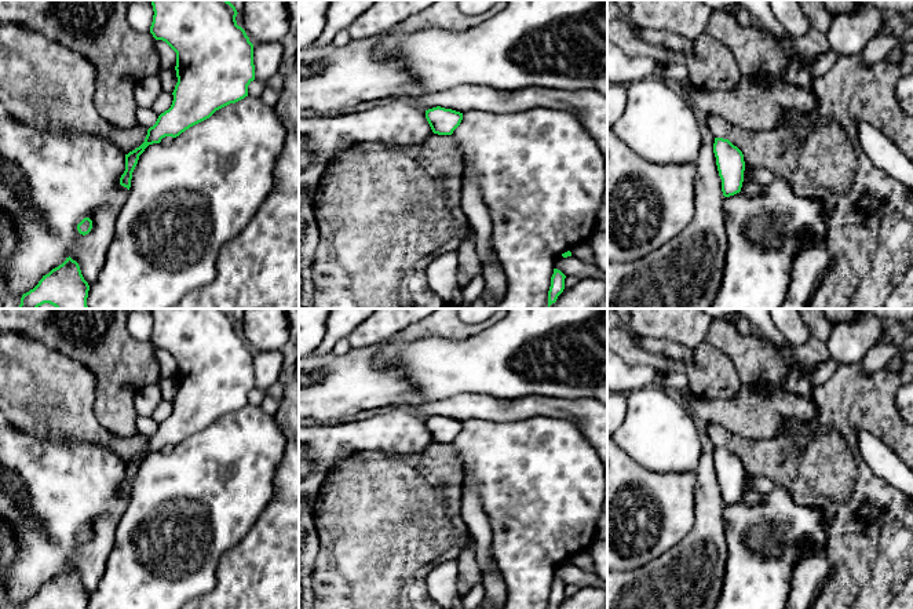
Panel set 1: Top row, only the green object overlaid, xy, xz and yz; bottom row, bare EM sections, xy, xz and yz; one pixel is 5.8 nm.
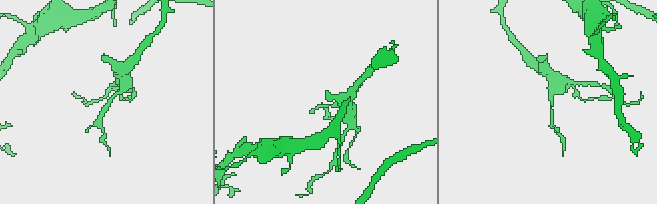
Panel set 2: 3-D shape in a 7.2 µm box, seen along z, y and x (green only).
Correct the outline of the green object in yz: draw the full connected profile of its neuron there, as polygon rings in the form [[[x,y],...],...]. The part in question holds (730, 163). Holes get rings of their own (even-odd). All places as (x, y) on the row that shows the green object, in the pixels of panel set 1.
[[[715,138],[713,153],[719,176],[722,179],[723,196],[730,197],[739,193],[745,171],[742,152],[728,139]]]

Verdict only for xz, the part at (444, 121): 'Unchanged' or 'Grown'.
Unchanged

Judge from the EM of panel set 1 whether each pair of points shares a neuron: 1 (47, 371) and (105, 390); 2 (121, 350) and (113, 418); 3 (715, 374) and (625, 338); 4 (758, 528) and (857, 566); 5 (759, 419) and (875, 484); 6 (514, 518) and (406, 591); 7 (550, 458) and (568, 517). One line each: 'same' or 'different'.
1: different
2: same
3: same
4: different
5: different
6: different
7: same

